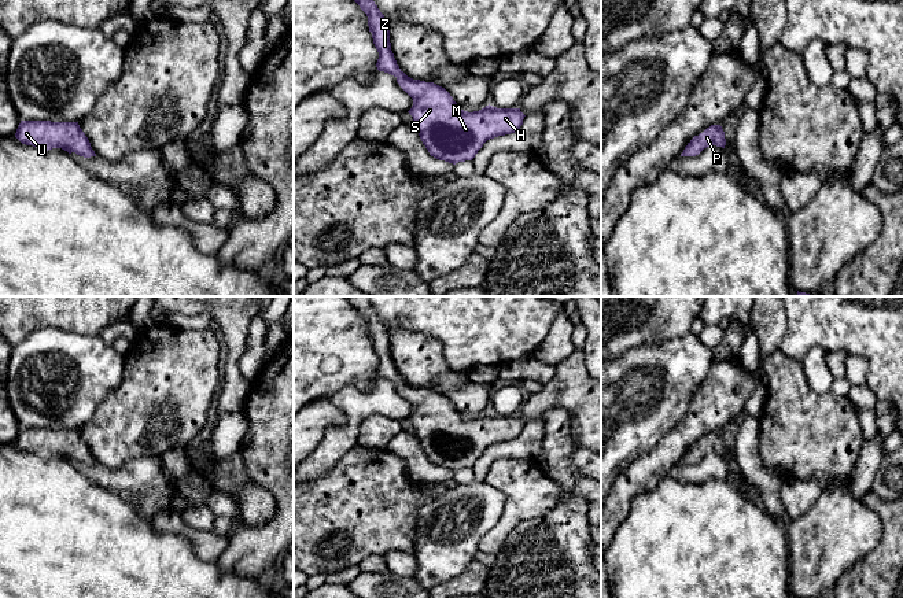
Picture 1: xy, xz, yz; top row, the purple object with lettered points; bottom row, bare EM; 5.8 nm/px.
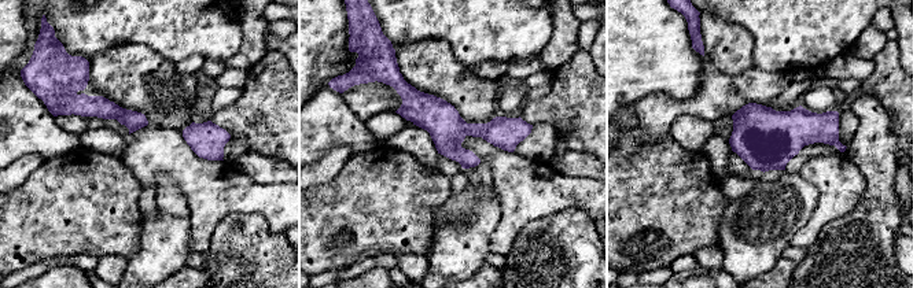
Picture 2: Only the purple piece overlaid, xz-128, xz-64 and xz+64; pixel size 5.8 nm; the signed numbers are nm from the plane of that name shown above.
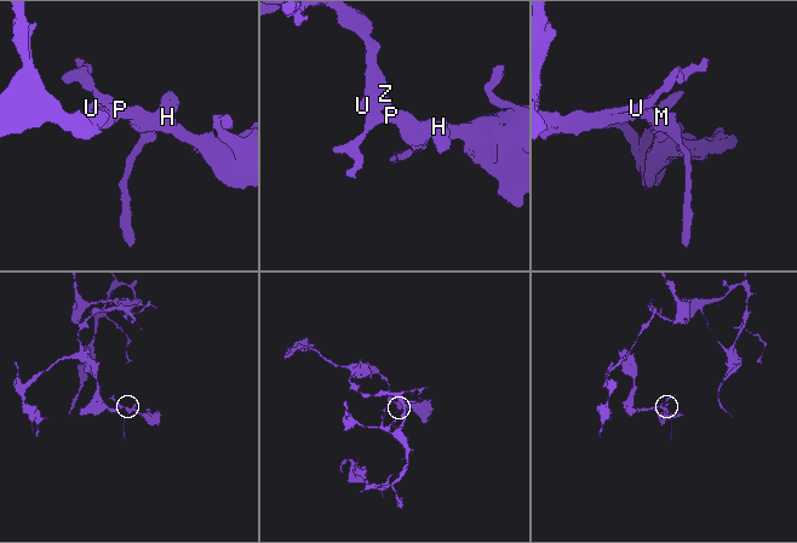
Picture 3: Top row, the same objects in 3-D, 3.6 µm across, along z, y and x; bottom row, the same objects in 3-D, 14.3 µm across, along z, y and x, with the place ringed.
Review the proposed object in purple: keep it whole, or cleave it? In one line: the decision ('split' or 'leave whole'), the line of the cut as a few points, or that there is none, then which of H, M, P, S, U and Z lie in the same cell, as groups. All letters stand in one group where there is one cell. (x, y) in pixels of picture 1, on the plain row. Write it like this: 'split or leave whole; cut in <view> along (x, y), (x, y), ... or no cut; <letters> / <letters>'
leave whole; no cut; H M P S U Z

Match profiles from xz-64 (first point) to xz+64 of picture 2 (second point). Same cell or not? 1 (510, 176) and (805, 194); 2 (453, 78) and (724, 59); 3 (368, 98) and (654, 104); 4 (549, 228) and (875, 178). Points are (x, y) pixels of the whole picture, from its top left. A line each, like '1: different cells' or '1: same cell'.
1: different cells
2: same cell
3: same cell
4: same cell

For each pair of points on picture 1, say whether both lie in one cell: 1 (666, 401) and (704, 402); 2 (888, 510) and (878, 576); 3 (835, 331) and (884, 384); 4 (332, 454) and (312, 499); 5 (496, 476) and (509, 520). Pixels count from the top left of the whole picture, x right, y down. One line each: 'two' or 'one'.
1: two
2: one
3: one
4: two
5: one

